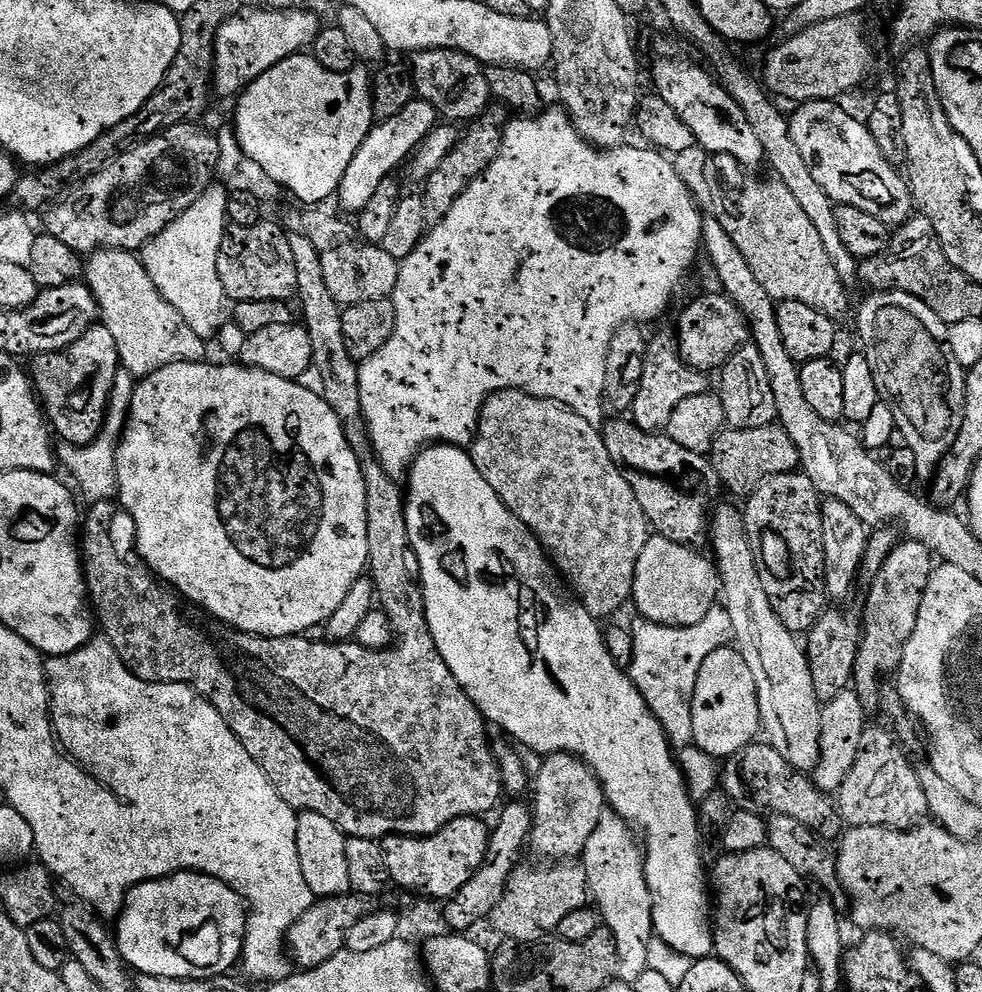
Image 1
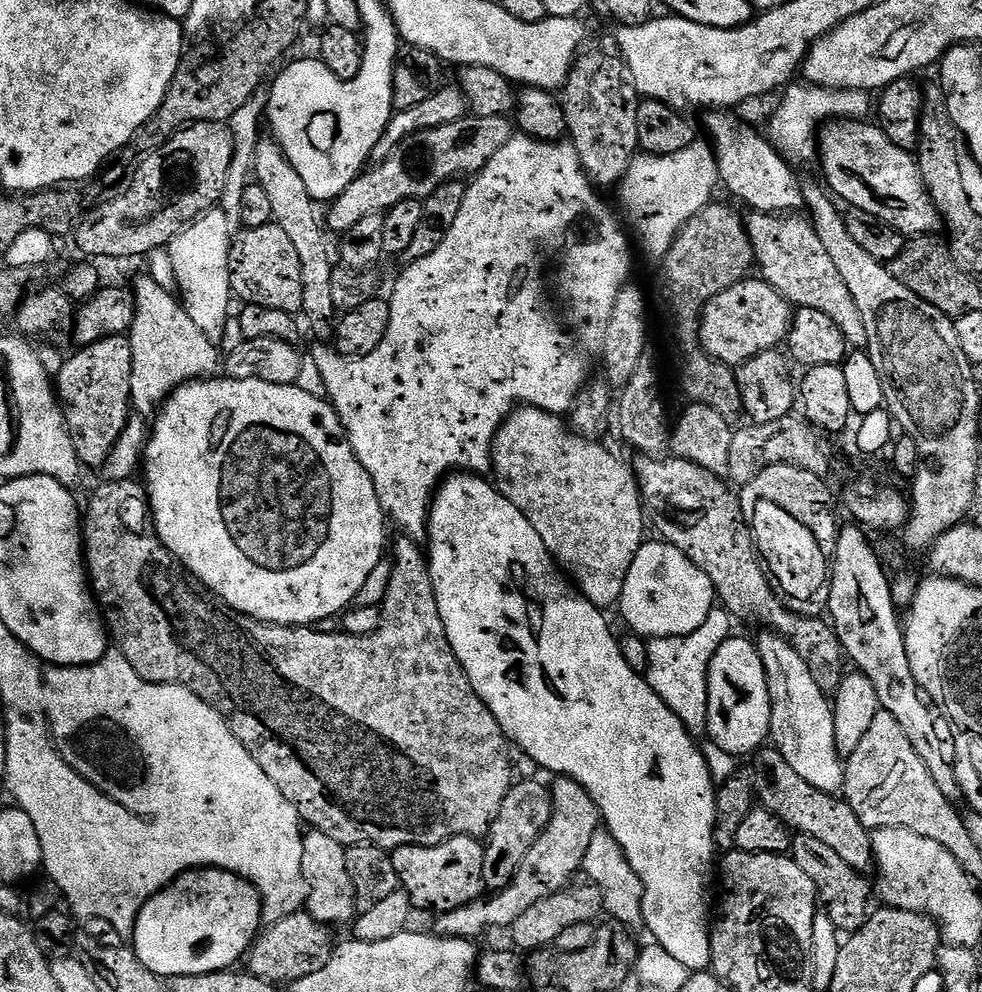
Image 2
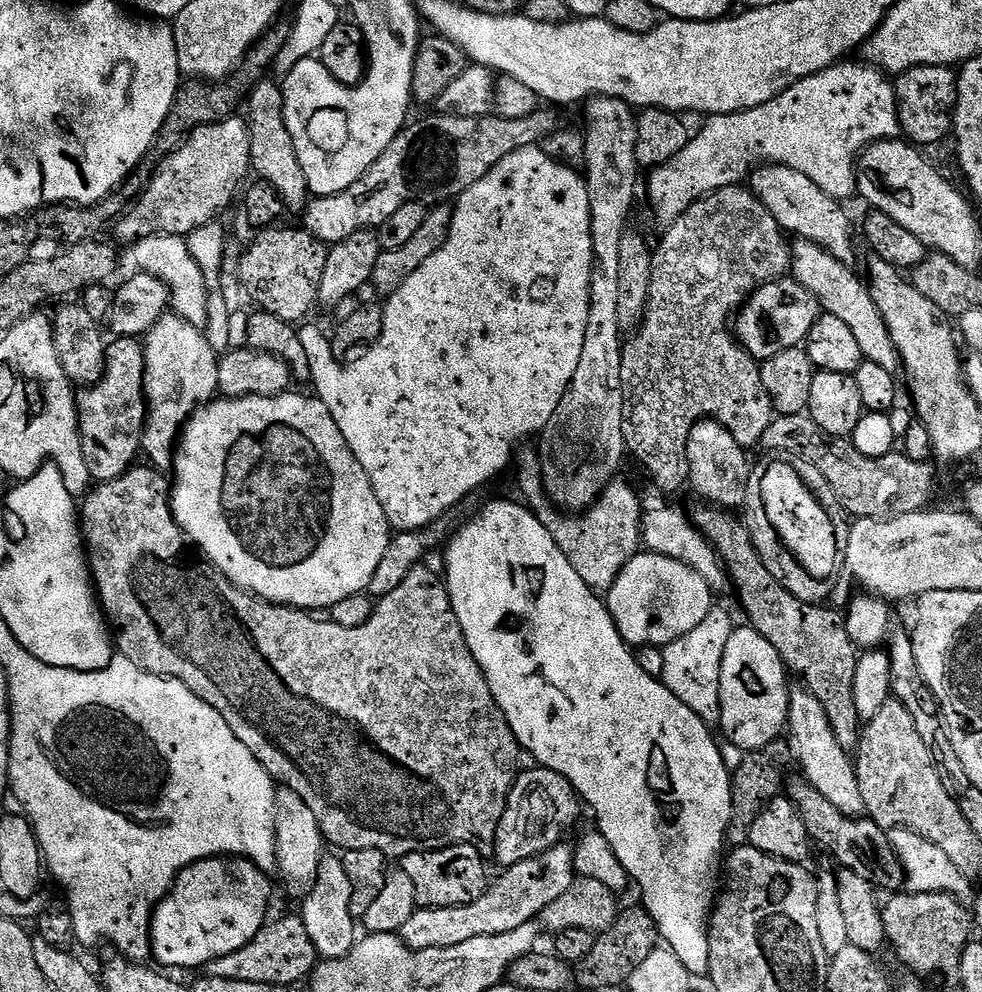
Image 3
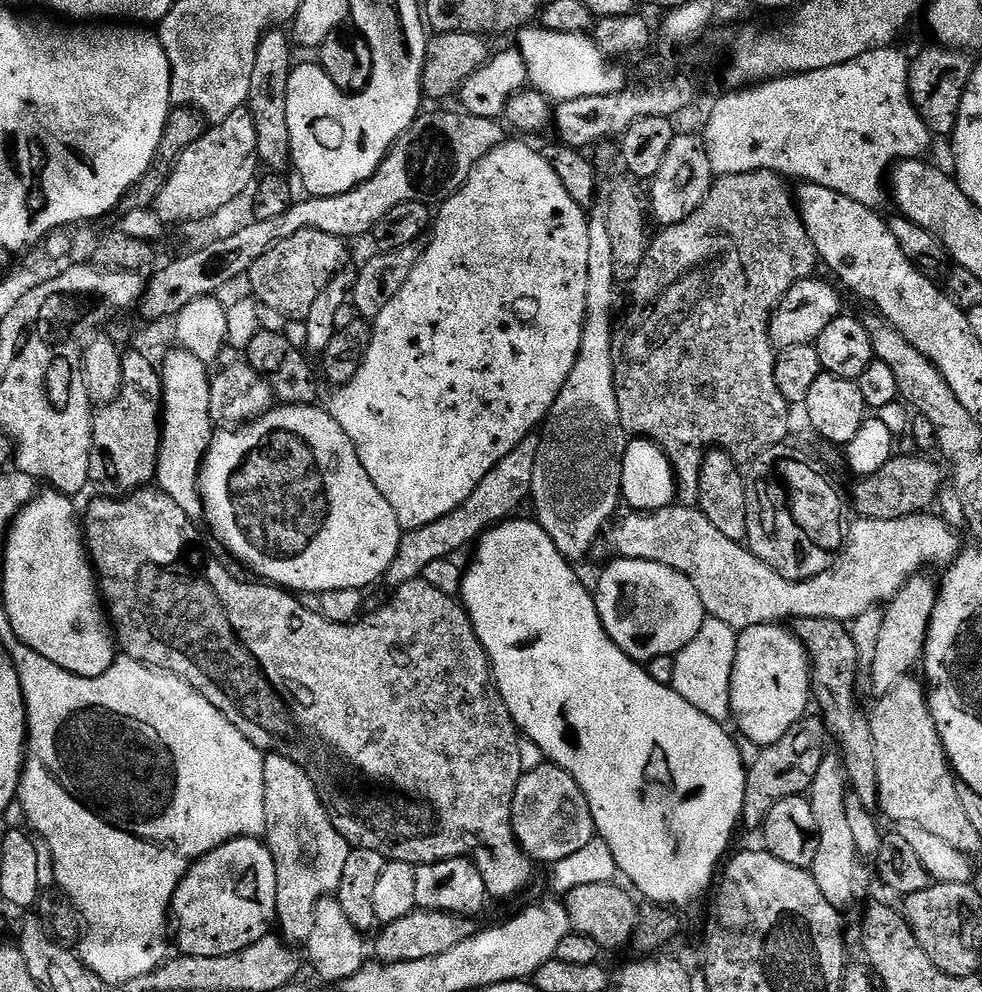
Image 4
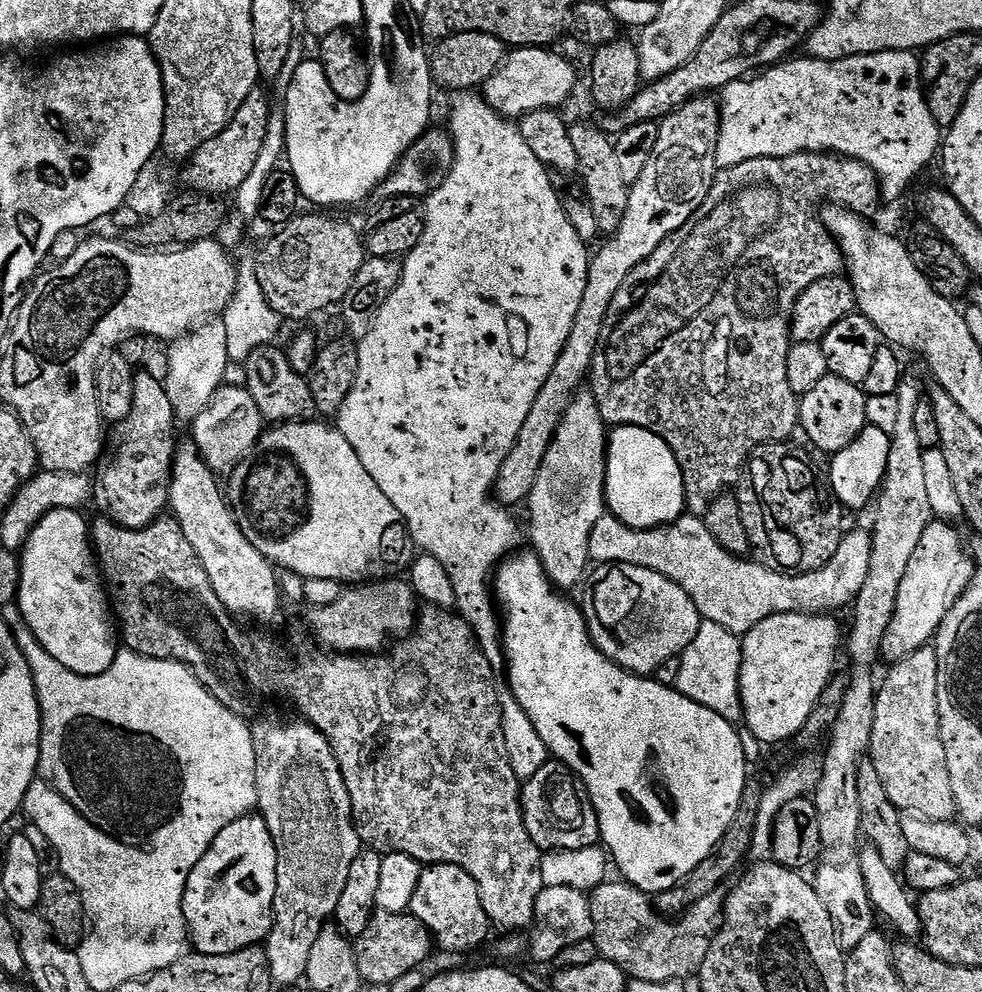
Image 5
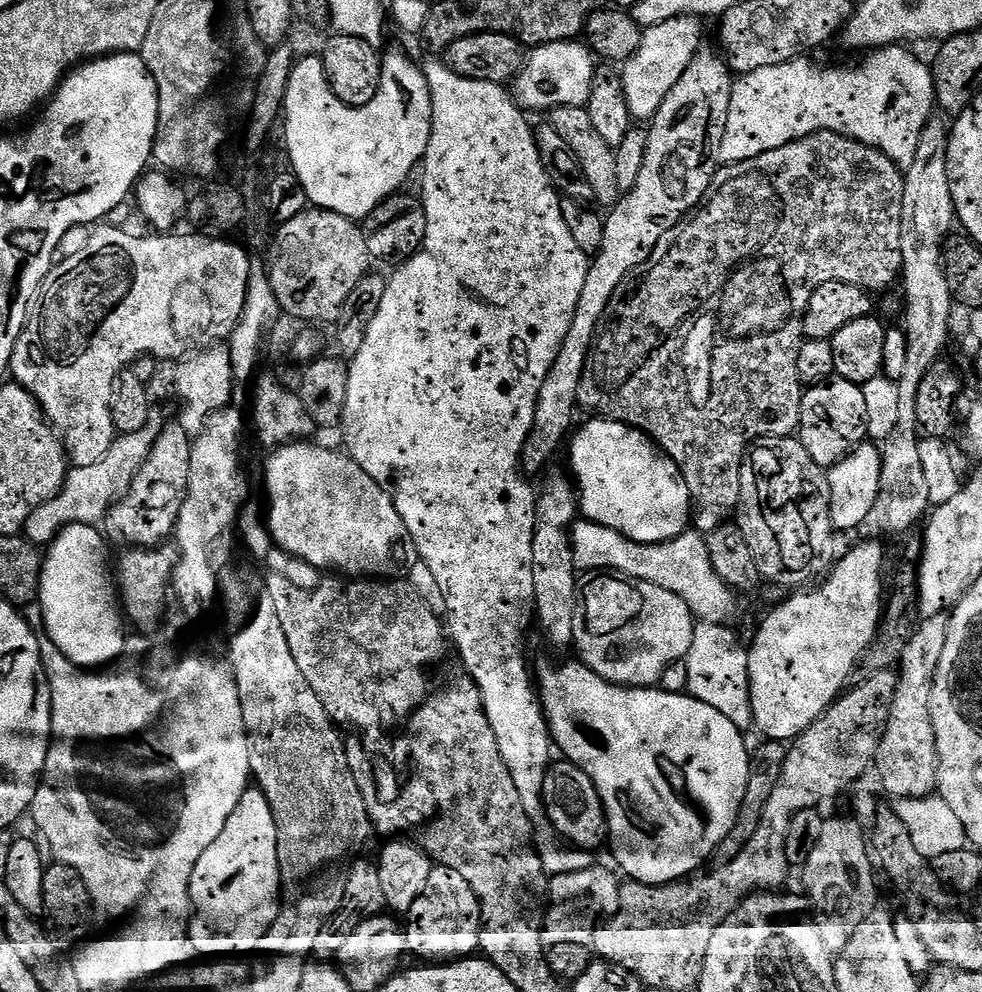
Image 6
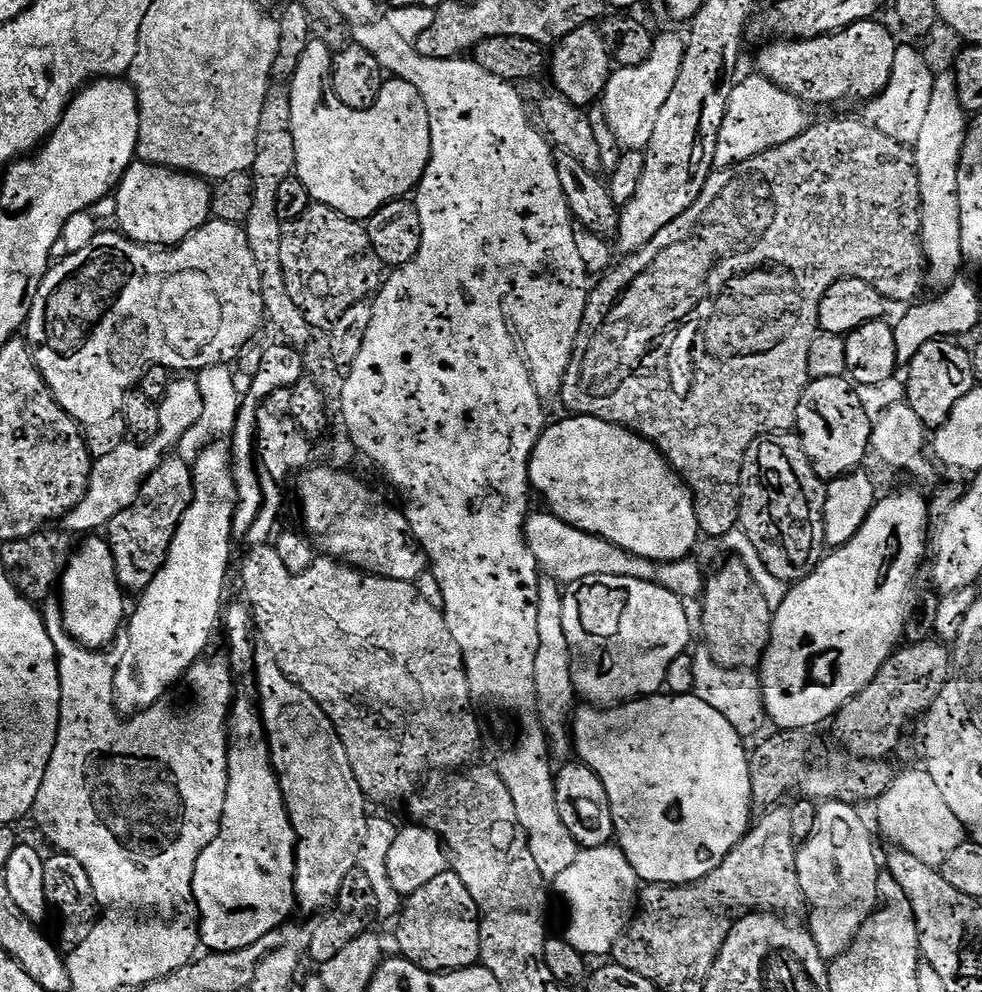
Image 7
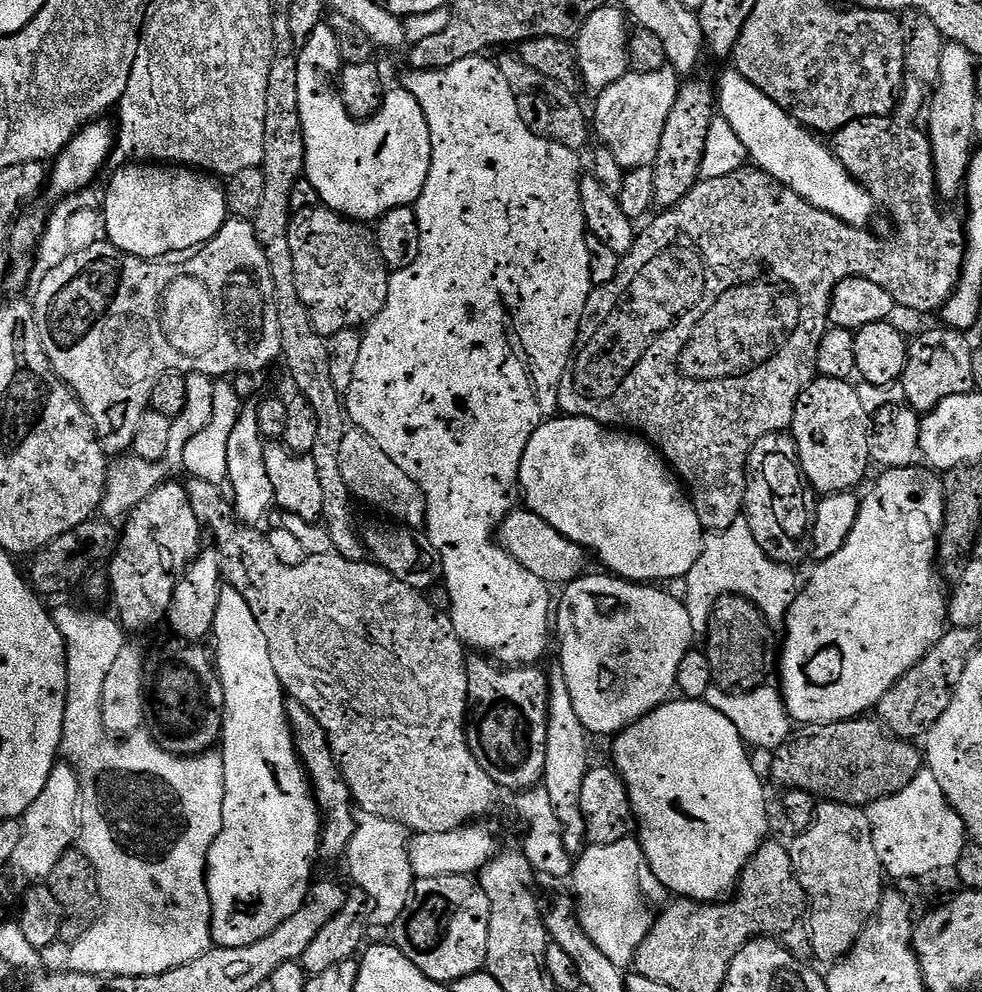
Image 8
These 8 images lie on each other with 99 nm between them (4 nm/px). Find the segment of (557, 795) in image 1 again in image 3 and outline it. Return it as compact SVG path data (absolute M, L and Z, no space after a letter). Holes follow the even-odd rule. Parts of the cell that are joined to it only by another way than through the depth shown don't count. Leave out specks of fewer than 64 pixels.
M561 842L549 852L507 865L501 871L504 873L497 880L495 877L474 902L445 908L417 907L412 916L404 920L398 933L400 939L406 947L417 952L462 946L462 942L470 942L470 938L506 934L510 930L518 930L518 926L532 924L546 910L546 906L550 906L550 902L562 898L562 894L570 890L574 879L574 852L566 845Z

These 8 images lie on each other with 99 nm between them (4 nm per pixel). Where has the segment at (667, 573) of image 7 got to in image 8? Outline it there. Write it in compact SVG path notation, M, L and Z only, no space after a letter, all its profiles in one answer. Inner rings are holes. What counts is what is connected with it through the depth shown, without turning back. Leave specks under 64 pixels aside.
M513 510L504 517L498 529L499 543L513 556L534 578L542 578L549 586L567 586L573 580L585 575L584 559L586 553L574 542L570 542L558 530L554 530L538 514L527 510Z

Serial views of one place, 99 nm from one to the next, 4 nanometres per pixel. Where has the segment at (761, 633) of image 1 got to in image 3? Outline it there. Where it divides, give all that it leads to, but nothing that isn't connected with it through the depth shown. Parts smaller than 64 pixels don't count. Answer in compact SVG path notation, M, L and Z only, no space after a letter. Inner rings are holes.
M796 686L788 694L788 717L786 737L792 747L792 756L800 763L803 779L807 780L826 802L830 802L839 812L855 817L863 809L856 782L856 771L849 753L838 742L826 714L822 710L822 702L811 696L803 687Z

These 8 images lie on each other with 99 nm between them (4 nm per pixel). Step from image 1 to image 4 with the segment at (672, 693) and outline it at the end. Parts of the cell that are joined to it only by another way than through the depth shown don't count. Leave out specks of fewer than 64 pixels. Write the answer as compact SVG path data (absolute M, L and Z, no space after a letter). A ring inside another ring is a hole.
M708 618L702 630L698 630L694 642L690 642L690 646L675 655L674 678L670 687L682 698L686 698L686 702L702 710L702 714L721 722L727 721L732 715L730 682L736 657L737 635L737 629L731 628L726 622Z

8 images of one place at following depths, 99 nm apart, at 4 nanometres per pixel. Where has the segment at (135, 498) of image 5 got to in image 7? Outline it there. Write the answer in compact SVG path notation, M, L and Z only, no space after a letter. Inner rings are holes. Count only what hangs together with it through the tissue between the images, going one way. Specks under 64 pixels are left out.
M169 454L142 486L140 496L108 524L106 539L114 554L120 587L128 594L139 594L150 586L166 562L170 542L182 522L182 514L192 501L192 464L177 454Z

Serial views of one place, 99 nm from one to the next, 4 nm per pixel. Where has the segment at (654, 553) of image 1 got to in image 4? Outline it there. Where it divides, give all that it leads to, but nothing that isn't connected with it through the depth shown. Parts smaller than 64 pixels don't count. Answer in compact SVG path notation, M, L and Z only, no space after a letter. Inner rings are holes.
M613 559L613 564L605 570L594 584L596 609L600 615L600 621L608 636L619 648L626 653L631 660L647 662L662 655L675 657L698 635L702 630L706 613L702 606L702 598L694 586L694 582L686 574L674 570L665 564L650 562L649 560Z

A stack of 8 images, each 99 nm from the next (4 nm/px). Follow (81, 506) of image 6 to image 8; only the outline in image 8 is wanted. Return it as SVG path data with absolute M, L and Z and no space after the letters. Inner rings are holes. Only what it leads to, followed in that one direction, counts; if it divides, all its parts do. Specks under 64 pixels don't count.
M190 372L184 376L184 381L186 382L186 406L182 414L172 420L170 438L166 442L163 460L143 460L134 454L121 454L109 463L106 490L99 511L103 519L116 522L127 517L128 513L138 506L138 502L146 498L146 494L150 494L158 485L165 483L171 477L168 475L176 467L179 469L183 465L183 451L186 449L186 444L190 442L190 438L206 430L213 413L215 388L213 377L201 372Z

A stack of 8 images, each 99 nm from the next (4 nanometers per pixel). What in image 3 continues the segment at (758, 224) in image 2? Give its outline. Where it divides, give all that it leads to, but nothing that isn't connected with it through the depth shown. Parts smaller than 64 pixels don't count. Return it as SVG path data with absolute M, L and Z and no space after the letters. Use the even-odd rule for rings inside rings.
M797 239L795 243L790 248L790 276L792 274L796 279L795 283L806 289L827 315L846 322L858 346L866 350L867 359L873 360L887 373L895 375L902 366L900 357L869 289L865 285L863 288L856 281L855 274L848 269L849 265L845 261L834 259L825 248L811 244L809 240Z

